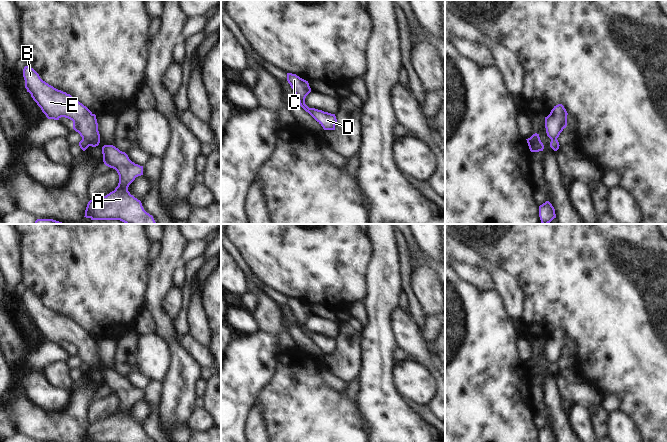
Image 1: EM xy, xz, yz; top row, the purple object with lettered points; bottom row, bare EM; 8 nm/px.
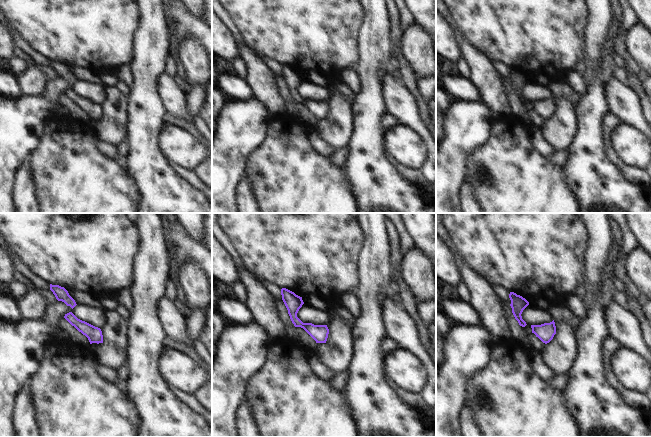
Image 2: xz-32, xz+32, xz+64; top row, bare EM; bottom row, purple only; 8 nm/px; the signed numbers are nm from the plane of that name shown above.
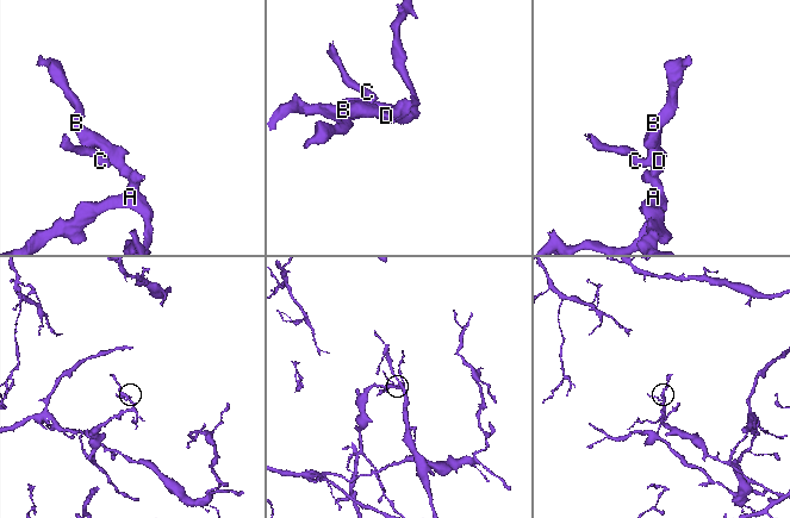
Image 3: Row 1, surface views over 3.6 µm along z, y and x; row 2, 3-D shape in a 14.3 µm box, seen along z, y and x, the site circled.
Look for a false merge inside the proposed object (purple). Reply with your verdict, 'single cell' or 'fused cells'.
fused cells

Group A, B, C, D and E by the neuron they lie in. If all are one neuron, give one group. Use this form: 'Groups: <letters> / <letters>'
Groups: A B D E / C

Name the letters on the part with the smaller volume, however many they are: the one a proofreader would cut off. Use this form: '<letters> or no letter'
C

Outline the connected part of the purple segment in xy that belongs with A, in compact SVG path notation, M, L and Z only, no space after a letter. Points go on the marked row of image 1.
M113 145L102 147L103 162L119 175L119 183L114 191L106 196L90 200L85 210L91 220L120 220L125 224L156 224L147 213L140 200L128 191L136 177L143 175L143 166L132 162L125 152Z

